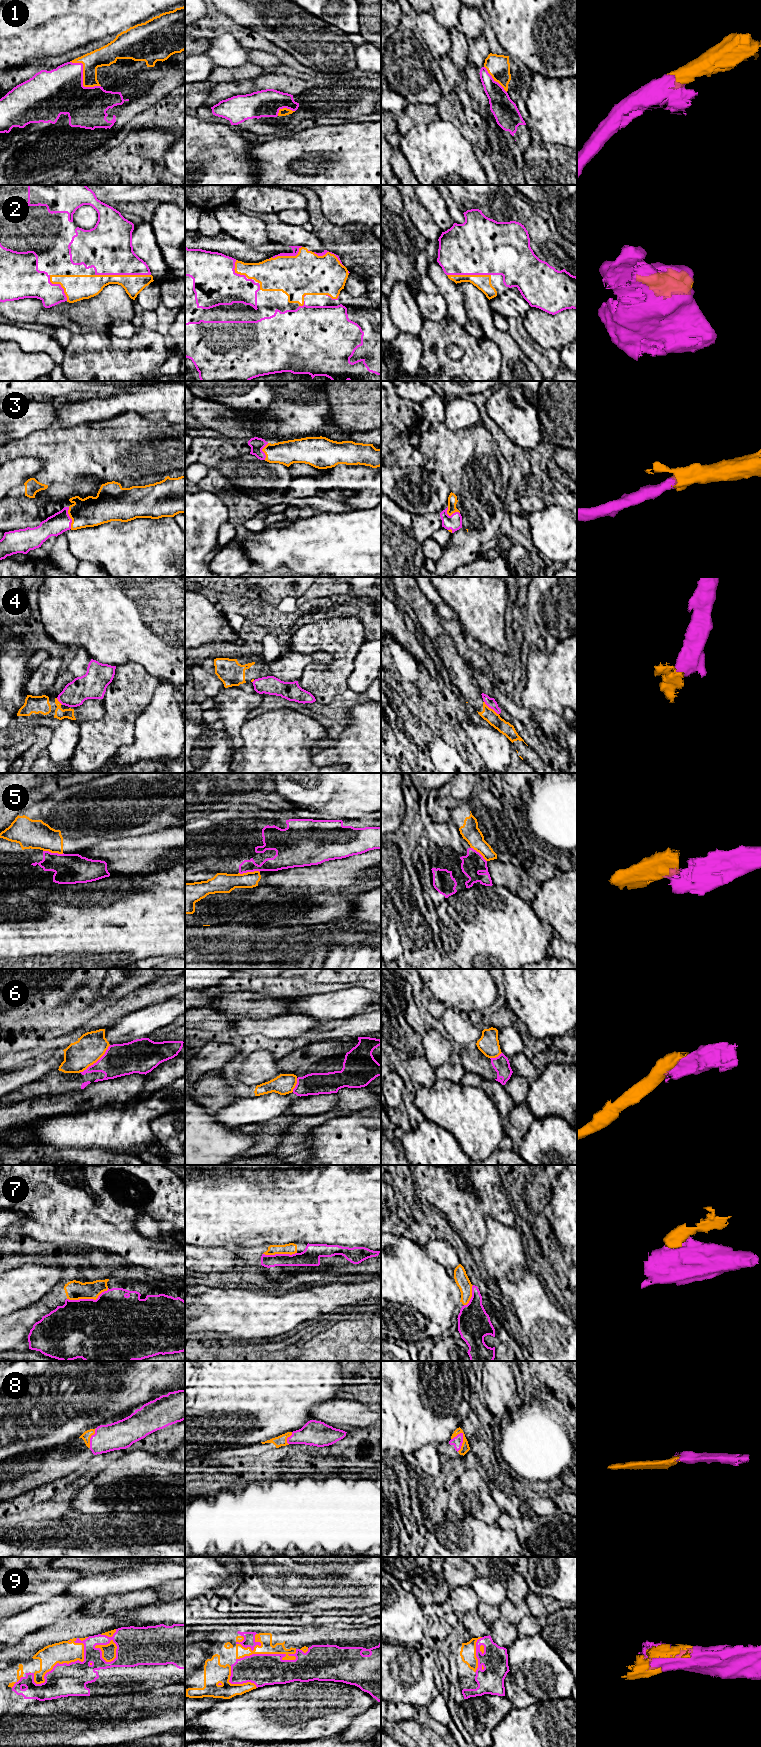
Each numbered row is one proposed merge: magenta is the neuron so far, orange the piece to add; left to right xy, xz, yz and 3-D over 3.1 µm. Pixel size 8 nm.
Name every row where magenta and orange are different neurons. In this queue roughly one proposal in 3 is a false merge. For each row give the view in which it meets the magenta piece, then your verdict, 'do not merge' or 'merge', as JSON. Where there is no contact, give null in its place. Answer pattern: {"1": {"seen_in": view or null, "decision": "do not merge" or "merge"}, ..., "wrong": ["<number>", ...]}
{"1": {"seen_in": "xy", "decision": "merge"}, "2": {"seen_in": "xy", "decision": "merge"}, "3": {"seen_in": "xy", "decision": "merge"}, "4": {"seen_in": "yz", "decision": "do not merge"}, "5": {"seen_in": "xz", "decision": "do not merge"}, "6": {"seen_in": "xy", "decision": "do not merge"}, "7": {"seen_in": "xy", "decision": "merge"}, "8": {"seen_in": "yz", "decision": "merge"}, "9": {"seen_in": "xy", "decision": "merge"}, "wrong": ["4", "5", "6"]}

